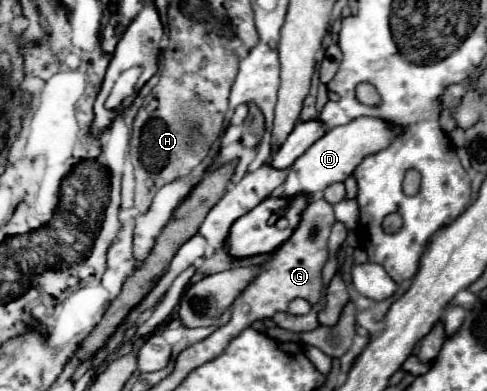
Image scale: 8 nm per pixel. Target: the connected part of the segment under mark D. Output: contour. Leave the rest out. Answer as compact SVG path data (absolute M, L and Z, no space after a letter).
M360 117L360 119L350 121L348 125L340 125L340 127L330 129L322 139L318 139L308 149L308 153L304 153L288 169L286 181L282 183L282 197L284 199L296 199L298 195L316 197L328 185L344 183L366 155L386 149L394 137L396 137L396 129L392 129L388 123L384 123L380 119L372 119L372 117Z

